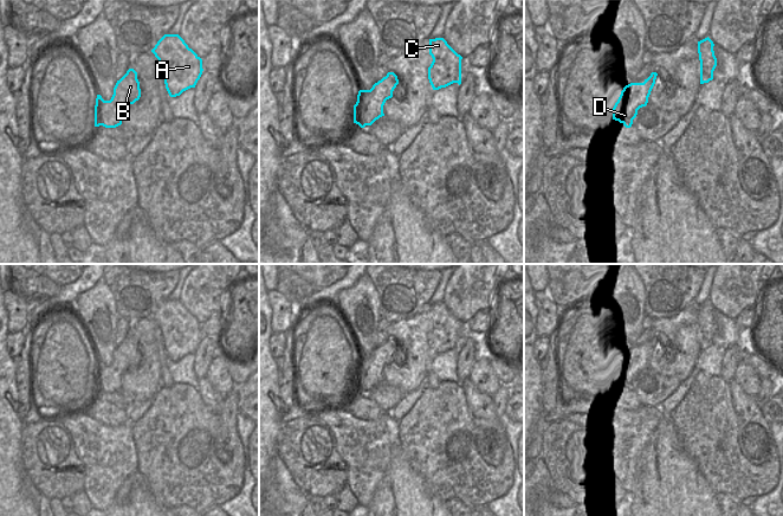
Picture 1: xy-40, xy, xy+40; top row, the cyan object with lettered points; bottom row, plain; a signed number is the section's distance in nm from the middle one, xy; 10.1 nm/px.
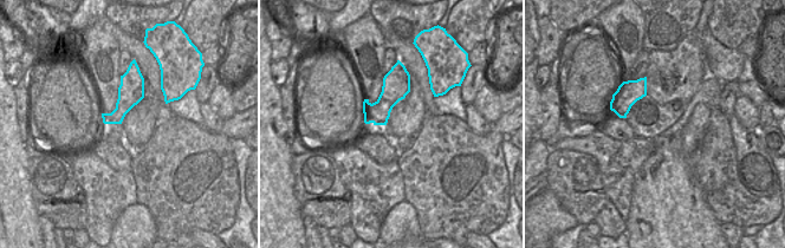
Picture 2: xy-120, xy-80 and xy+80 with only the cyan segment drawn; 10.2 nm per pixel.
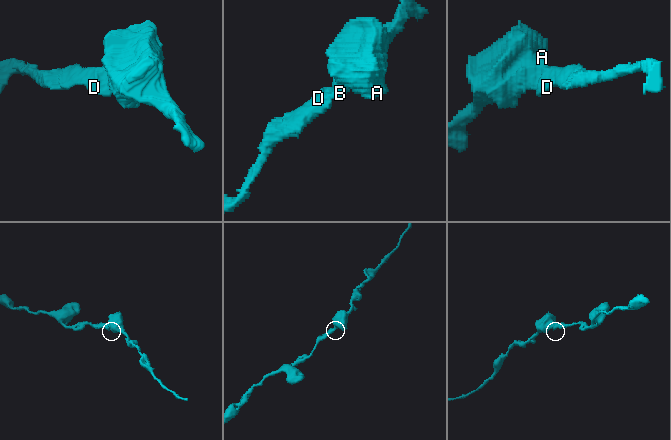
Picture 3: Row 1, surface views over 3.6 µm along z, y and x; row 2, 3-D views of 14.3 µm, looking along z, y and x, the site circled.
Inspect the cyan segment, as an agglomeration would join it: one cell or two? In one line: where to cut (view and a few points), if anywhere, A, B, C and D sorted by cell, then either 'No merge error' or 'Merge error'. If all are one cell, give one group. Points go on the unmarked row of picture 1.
No split. Groups: A B C D. No merge error

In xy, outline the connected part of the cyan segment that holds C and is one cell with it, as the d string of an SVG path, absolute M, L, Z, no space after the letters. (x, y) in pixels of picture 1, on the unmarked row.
M444 303L429 304L429 320L433 323L428 333L428 344L433 355L453 348L461 349L461 324Z

